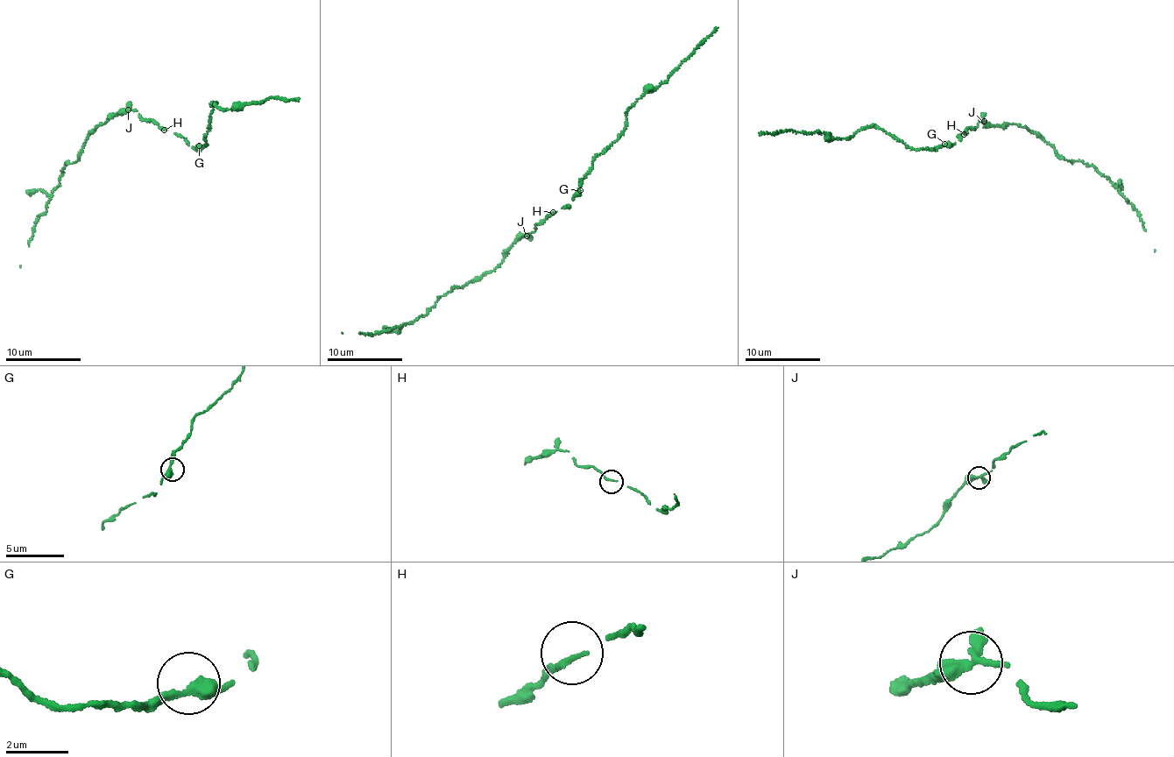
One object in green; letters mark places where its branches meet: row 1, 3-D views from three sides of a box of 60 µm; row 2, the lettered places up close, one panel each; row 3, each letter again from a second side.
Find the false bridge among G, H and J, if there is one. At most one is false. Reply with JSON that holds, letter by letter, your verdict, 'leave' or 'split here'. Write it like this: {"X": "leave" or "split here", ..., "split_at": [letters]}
{"G": "leave", "H": "leave", "J": "split here", "split_at": ["J"]}

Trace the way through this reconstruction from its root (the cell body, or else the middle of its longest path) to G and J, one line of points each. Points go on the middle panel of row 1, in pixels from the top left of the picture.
G: (554, 213), (564, 207), (568, 208), (580, 190)
J: (554, 213), (541, 220), (535, 231), (526, 236)

